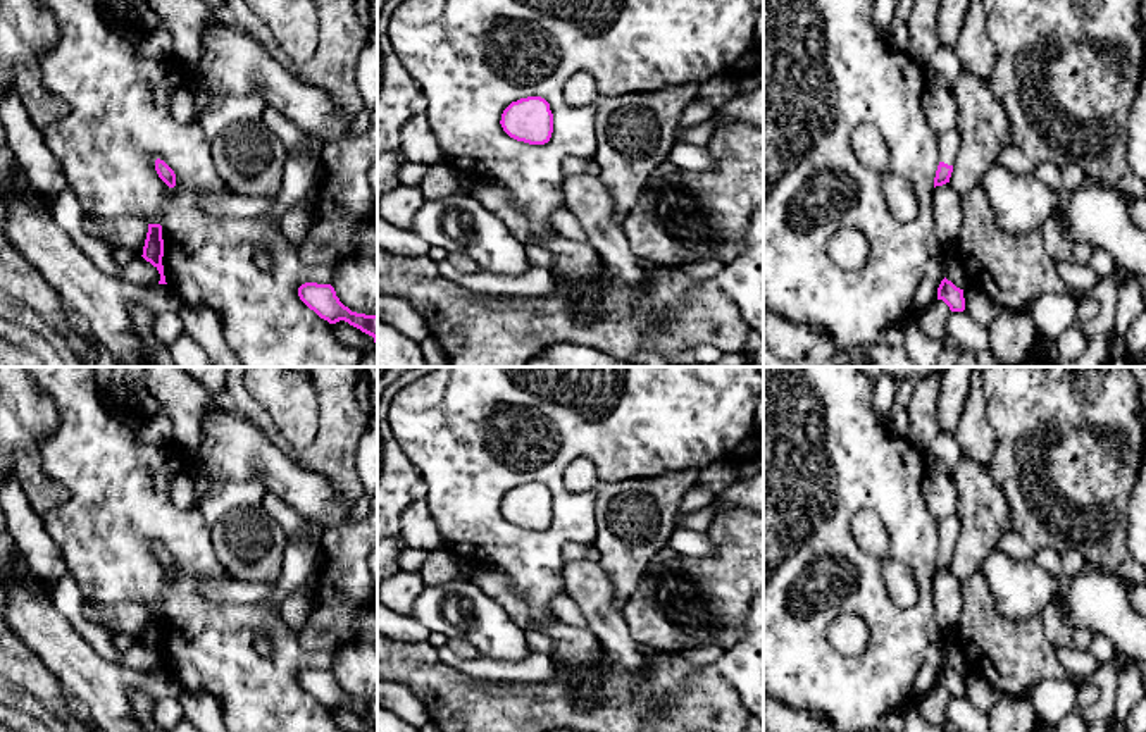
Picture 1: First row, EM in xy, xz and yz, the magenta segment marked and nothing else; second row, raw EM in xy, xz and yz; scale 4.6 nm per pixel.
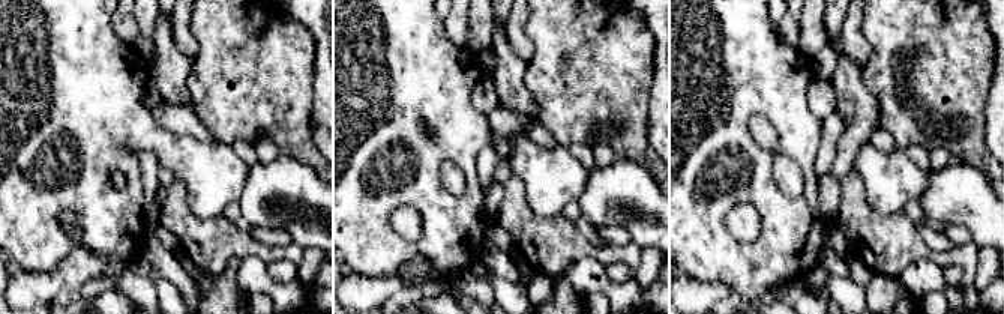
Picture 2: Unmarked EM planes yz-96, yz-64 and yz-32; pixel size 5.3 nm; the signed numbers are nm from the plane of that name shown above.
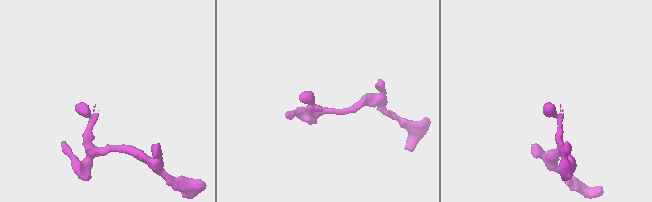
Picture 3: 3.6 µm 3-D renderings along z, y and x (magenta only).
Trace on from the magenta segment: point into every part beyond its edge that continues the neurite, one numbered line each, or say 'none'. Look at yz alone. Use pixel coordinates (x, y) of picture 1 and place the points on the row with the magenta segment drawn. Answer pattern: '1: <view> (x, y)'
1: yz (948, 142)

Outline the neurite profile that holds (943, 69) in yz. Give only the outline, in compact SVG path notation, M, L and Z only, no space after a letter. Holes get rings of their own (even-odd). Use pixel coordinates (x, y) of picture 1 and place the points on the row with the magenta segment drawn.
M941 47L924 71L931 84L953 90L962 72L962 62L953 48Z

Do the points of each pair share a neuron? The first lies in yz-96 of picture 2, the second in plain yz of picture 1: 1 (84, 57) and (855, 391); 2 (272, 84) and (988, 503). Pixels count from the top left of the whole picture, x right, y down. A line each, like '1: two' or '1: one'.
1: one
2: two

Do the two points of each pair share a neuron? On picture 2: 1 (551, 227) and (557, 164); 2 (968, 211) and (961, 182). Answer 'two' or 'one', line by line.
1: two
2: one

